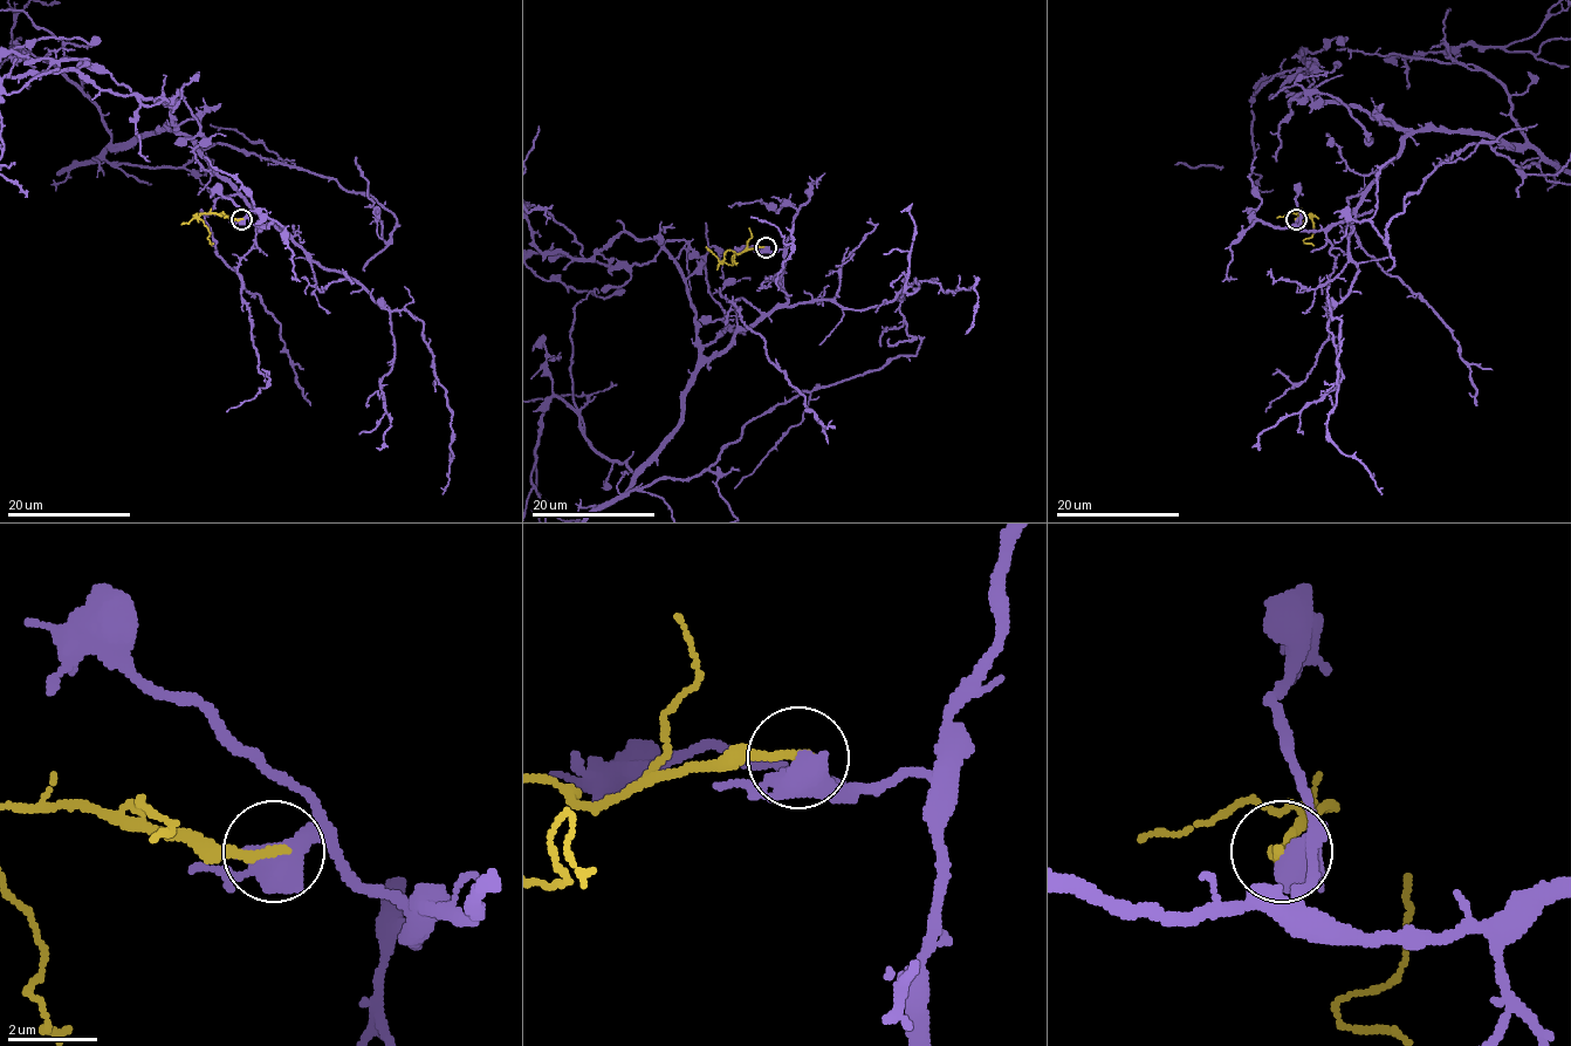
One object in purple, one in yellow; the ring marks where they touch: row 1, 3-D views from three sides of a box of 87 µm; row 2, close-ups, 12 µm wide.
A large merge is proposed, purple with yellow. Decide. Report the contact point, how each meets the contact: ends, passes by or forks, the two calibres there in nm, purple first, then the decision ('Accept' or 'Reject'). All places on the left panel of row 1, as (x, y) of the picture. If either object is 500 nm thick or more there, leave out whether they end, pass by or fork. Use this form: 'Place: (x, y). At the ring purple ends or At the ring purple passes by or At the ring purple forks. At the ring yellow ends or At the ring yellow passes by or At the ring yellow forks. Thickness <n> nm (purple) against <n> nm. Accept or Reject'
Place: (241, 219). Thickness 550 nm (purple) against 200 nm. Reject

